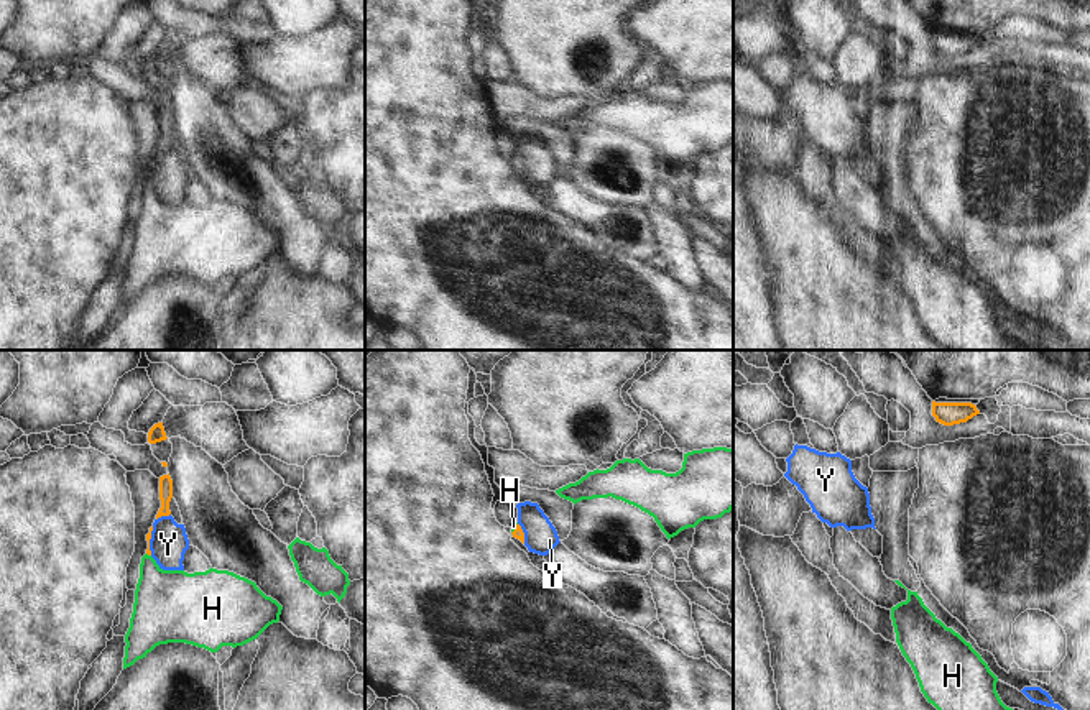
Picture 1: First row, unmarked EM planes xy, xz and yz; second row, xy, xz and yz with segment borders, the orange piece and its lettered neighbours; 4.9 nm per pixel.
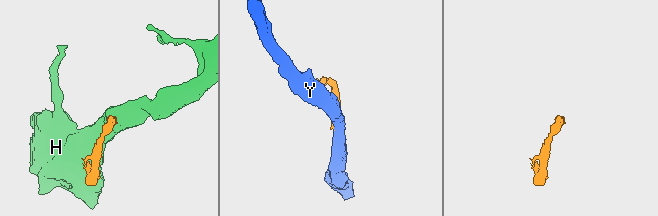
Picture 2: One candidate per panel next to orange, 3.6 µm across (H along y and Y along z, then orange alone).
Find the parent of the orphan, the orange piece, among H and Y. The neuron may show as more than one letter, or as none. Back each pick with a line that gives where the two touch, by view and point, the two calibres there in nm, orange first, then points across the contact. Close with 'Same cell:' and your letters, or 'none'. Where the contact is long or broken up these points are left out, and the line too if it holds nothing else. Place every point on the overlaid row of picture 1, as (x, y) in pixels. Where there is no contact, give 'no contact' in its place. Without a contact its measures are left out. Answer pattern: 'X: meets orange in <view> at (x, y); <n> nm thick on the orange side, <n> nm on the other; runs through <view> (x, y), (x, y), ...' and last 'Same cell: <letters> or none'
H: meets orange in xz at (515, 528); 50 nm thick on the orange side, 20 nm on the other; runs through xz (518, 533), (515, 528), (513, 526)
Same cell: H

